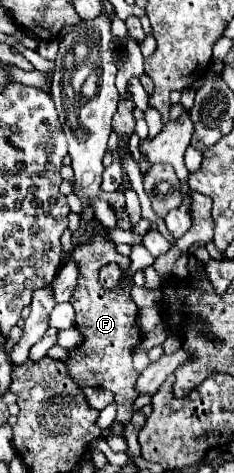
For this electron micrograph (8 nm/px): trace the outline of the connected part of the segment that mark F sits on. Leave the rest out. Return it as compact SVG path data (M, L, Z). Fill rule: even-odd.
M96 220L96 228L90 242L80 246L80 250L76 250L74 260L80 262L82 276L80 276L80 286L72 292L70 302L76 308L76 328L84 336L84 342L80 344L80 348L70 350L72 358L66 362L66 366L68 366L68 372L78 372L80 368L82 388L100 386L114 392L116 404L118 404L116 422L126 424L128 418L132 416L132 404L138 396L134 390L138 372L132 366L132 350L140 340L140 330L136 324L138 306L130 300L128 288L104 290L98 282L98 270L108 262L116 262L126 272L126 268L130 266L130 258L116 252L116 244L108 240L106 226L100 220Z

